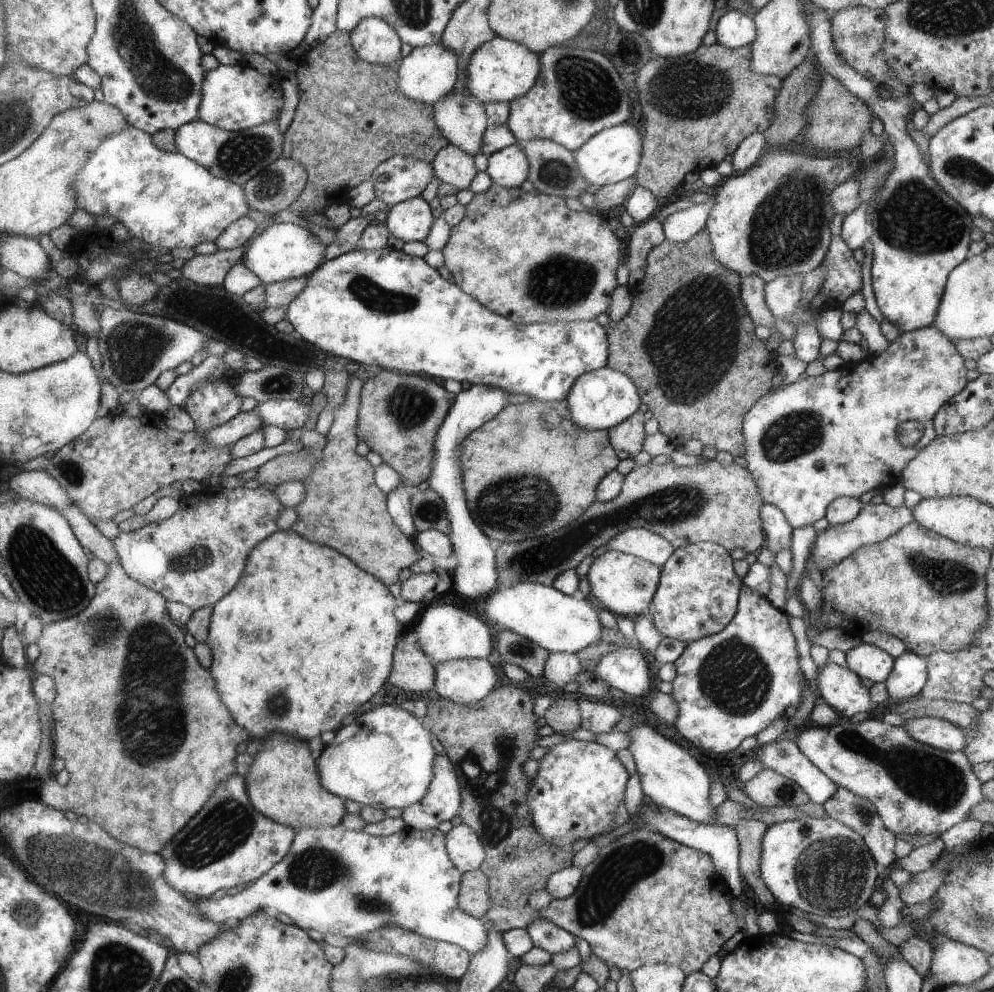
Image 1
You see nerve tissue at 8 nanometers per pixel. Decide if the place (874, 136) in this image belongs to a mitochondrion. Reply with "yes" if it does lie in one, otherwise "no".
no

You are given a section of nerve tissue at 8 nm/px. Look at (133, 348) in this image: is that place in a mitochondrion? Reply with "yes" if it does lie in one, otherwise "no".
yes

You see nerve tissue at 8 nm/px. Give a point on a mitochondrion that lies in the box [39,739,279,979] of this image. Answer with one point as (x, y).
(128, 884)

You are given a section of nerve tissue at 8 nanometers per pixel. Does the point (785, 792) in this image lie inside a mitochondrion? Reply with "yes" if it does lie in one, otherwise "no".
yes

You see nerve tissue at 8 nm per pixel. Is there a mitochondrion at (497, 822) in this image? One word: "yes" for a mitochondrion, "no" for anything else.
yes

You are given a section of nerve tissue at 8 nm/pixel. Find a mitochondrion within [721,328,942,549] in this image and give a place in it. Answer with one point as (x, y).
(787, 437)

